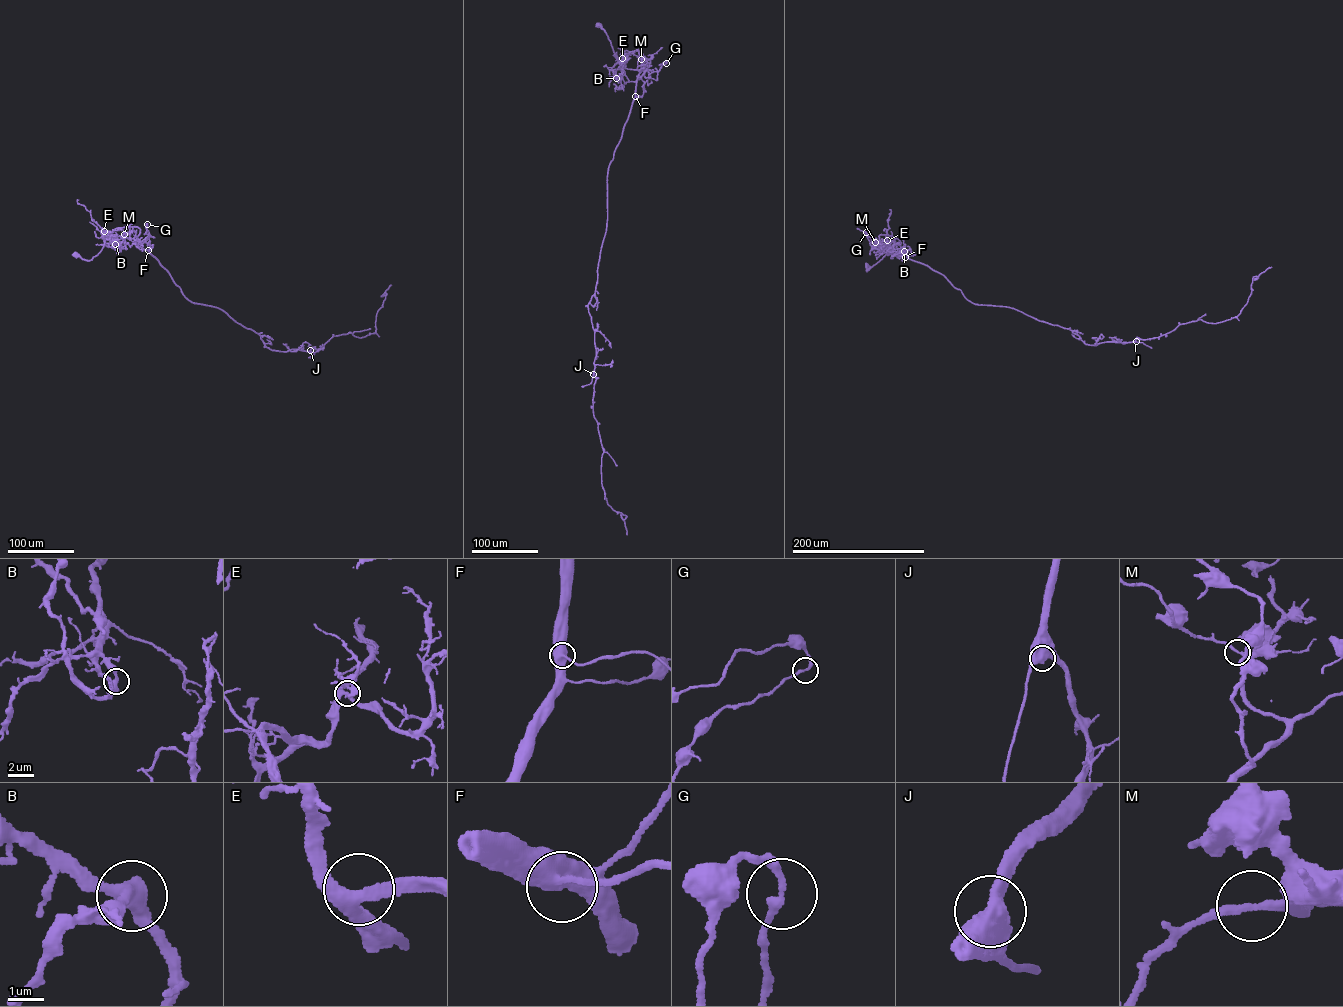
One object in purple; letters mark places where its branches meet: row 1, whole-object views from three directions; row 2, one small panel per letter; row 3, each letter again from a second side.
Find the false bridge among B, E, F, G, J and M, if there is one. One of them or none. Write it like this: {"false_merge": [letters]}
{"false_merge": []}

